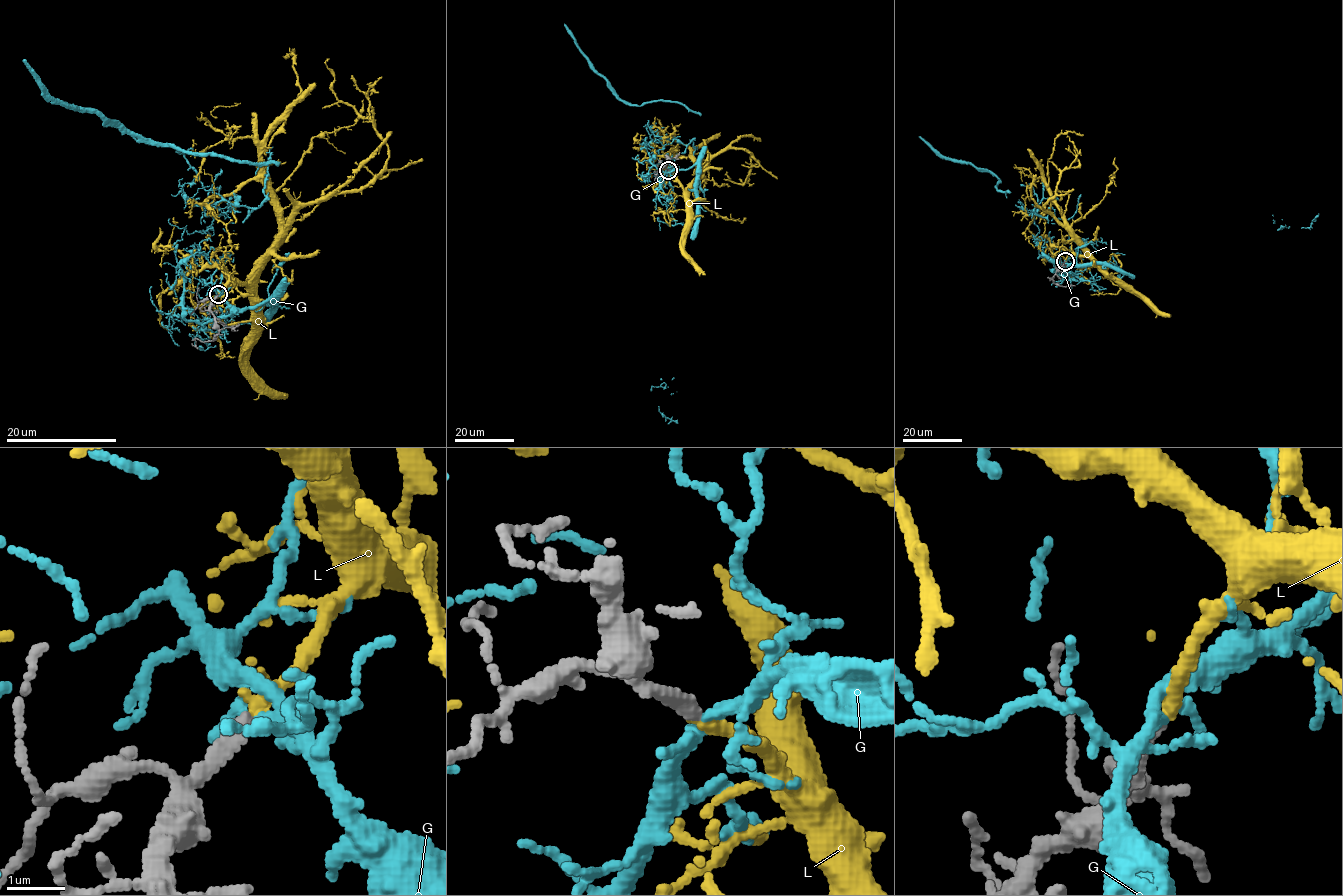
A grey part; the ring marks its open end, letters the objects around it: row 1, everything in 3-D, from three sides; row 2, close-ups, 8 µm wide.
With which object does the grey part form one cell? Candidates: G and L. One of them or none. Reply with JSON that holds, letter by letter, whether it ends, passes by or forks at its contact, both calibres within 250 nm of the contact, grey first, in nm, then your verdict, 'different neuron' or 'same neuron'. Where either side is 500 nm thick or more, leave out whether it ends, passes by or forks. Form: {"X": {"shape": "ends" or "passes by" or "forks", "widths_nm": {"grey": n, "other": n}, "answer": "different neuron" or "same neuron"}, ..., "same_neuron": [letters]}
{"G": {"shape": "forks", "widths_nm": {"grey": 280, "other": 170}, "answer": "different neuron"}, "L": {"shape": "ends", "widths_nm": {"grey": 280, "other": 240}, "answer": "same neuron"}, "same_neuron": ["L"]}

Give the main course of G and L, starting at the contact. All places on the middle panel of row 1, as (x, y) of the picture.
G: (668, 170), (674, 170), (652, 165), (644, 140), (670, 139), (650, 137), (640, 106), (613, 92), (564, 24)
L: (668, 170), (684, 190), (713, 156), (729, 148), (744, 149), (758, 162), (742, 184), (730, 181), (727, 172)

